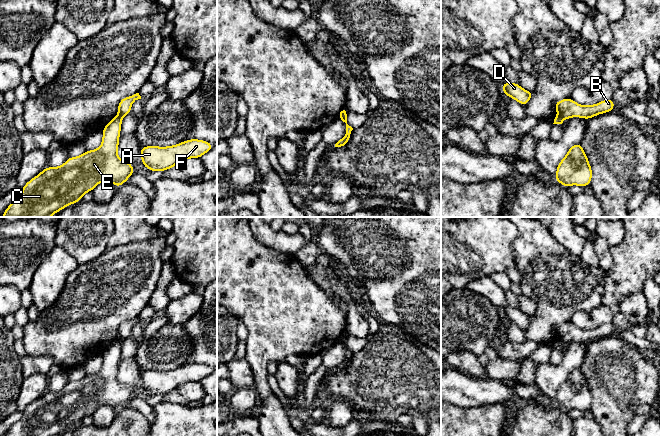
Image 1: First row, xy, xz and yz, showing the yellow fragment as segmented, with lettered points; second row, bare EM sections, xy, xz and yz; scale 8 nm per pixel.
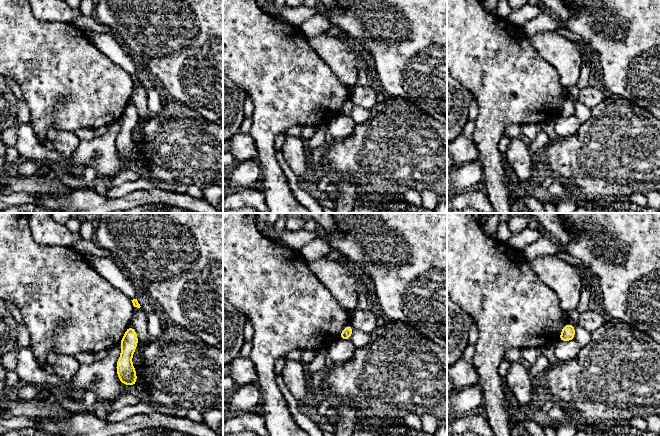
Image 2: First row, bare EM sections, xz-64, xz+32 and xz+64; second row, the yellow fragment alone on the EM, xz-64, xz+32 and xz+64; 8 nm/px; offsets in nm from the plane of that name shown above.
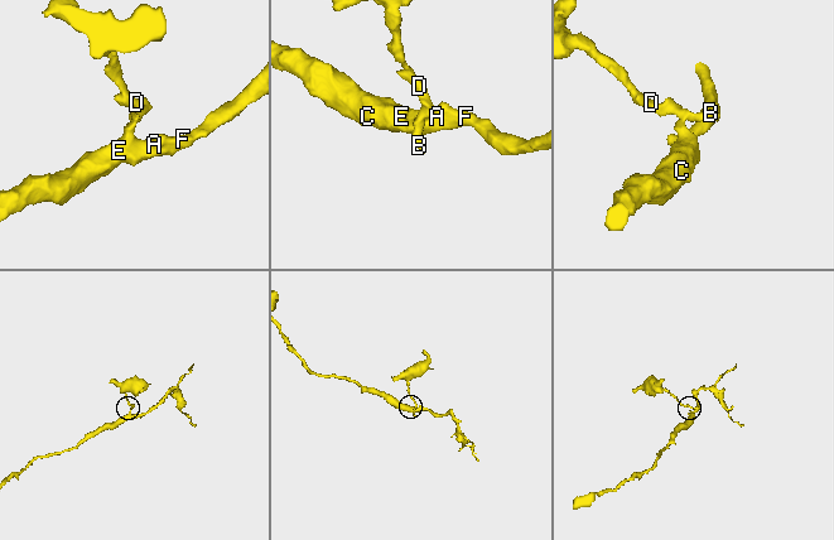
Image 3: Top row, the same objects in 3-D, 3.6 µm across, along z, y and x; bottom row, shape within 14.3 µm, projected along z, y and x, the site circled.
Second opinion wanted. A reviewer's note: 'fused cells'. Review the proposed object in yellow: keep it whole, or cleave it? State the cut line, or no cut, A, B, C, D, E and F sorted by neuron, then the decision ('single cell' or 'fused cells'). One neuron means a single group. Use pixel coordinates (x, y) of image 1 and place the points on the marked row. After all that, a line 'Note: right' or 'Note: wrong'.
cut in xz along (346, 113), (339, 118); A C E F / B D; fused cells
Note: right

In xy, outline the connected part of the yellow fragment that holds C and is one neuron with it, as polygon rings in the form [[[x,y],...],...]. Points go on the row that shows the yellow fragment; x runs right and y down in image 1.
[[[117,115],[102,129],[102,144],[98,149],[69,157],[62,166],[47,166],[28,181],[22,188],[21,195],[10,203],[2,217],[50,217],[66,206],[81,201],[84,193],[92,192],[103,181],[109,181],[117,188],[127,182],[134,174],[134,168],[131,163],[117,156],[121,123],[122,117]]]

